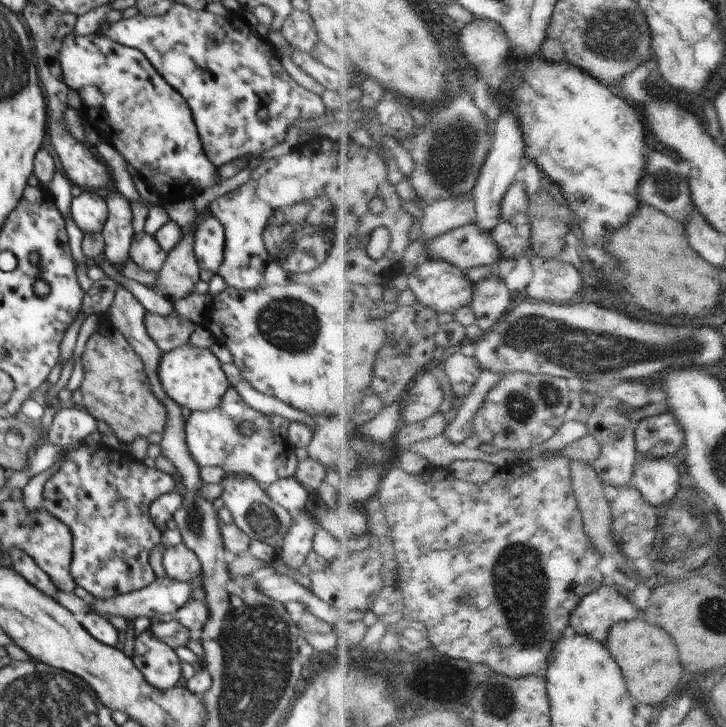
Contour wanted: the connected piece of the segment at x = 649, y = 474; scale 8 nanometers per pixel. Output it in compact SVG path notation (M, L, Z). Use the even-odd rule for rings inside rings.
M648 454L635 466L636 488L644 493L644 498L652 506L662 506L670 502L680 490L678 463L669 458L656 458Z

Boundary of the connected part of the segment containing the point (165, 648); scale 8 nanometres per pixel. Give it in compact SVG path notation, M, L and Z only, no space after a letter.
M150 629L135 636L131 659L146 682L158 690L170 690L183 678L181 660L174 649L154 638Z

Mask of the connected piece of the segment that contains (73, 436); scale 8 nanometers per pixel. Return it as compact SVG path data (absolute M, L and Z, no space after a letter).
M75 408L56 411L47 433L47 441L67 448L75 443L84 443L84 438L97 429L96 419Z

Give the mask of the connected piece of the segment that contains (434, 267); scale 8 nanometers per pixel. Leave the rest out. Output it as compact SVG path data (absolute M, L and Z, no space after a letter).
M421 259L418 268L409 276L409 288L417 297L417 301L422 302L436 312L458 312L463 306L472 307L474 302L474 290L476 283L468 279L466 270L446 262L446 260Z

